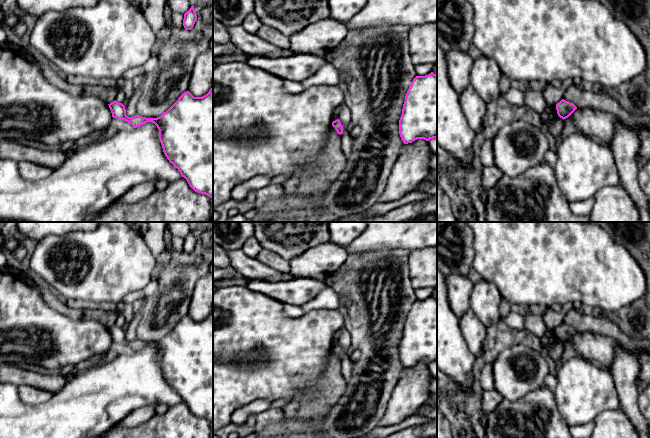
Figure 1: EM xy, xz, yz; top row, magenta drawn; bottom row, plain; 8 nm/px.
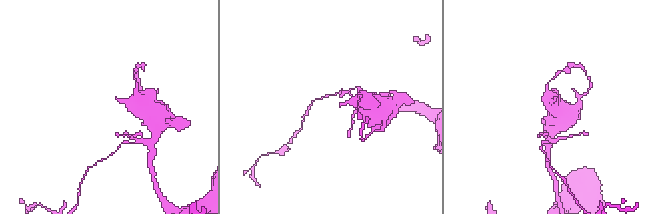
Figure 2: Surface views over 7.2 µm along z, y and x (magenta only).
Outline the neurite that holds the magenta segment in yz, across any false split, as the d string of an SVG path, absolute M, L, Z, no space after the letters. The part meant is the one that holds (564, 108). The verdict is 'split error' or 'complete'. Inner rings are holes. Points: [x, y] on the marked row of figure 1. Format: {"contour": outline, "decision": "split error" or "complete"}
{"contour": "M562 99L559 103L556 104L557 114L563 120L568 118L577 107L564 99Z", "decision": "complete"}

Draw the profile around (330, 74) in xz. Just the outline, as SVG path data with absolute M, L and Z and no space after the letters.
M327 62L317 72L301 81L304 89L312 86L336 86L347 82L345 69Z

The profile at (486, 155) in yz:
M485 140L481 147L480 161L483 167L493 165L492 140Z

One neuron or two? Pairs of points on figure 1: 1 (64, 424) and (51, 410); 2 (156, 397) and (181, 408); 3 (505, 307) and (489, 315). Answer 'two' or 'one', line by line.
1: one
2: two
3: two

